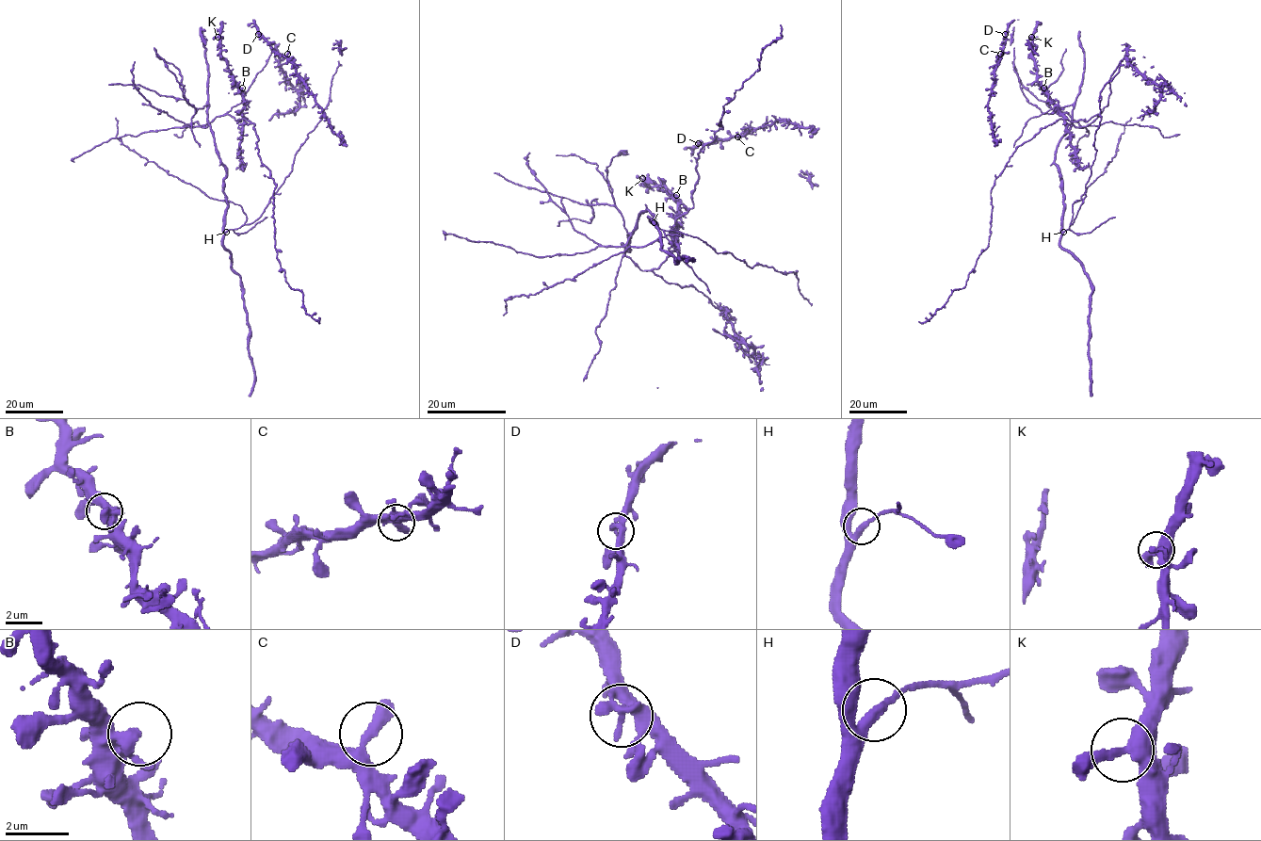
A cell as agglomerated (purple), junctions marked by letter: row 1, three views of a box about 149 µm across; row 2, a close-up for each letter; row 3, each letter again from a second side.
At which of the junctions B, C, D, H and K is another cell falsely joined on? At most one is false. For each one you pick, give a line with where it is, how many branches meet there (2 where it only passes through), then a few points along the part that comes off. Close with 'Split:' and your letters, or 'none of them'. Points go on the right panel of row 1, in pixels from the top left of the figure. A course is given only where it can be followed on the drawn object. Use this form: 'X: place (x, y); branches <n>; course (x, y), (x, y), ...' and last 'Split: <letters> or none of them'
Split: none of them

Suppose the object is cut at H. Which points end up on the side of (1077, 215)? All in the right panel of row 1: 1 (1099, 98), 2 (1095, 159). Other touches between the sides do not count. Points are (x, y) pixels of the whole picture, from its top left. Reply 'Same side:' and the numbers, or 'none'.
Same side: 1, 2

